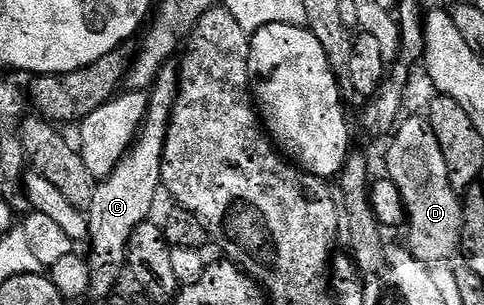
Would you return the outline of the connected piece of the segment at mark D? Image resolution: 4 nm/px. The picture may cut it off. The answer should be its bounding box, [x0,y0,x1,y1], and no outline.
[385,118,462,265]

